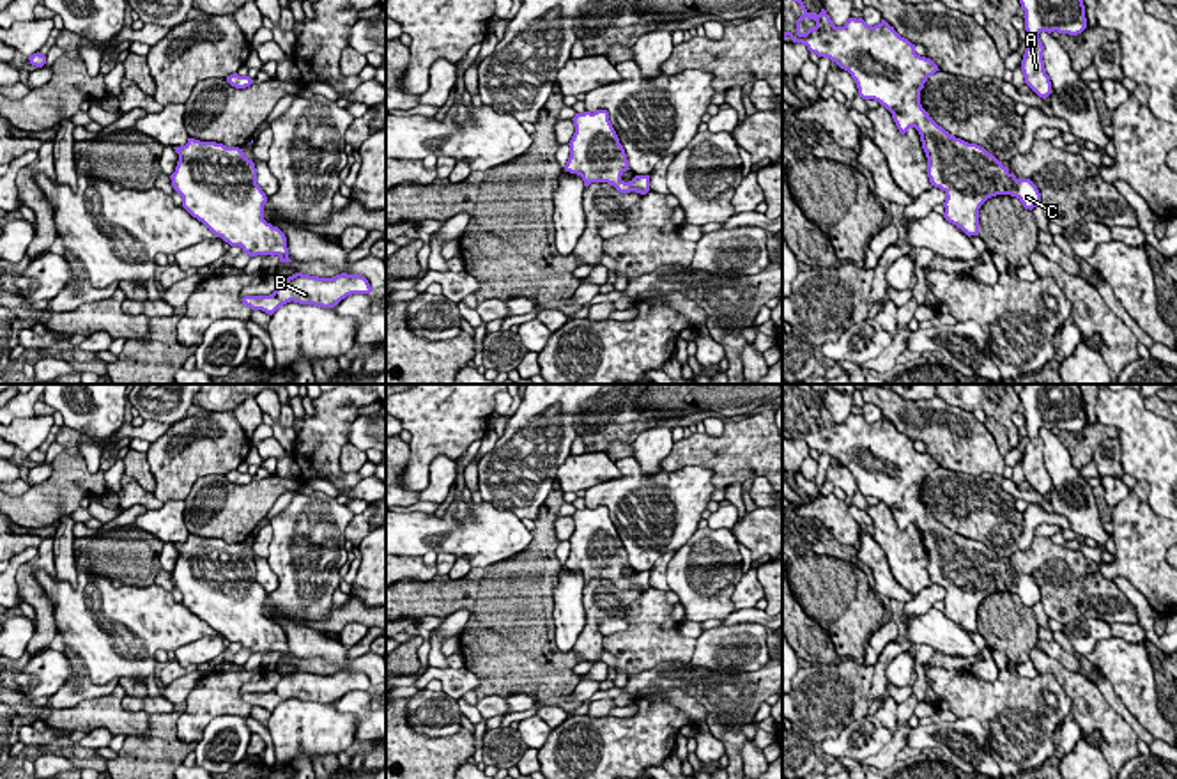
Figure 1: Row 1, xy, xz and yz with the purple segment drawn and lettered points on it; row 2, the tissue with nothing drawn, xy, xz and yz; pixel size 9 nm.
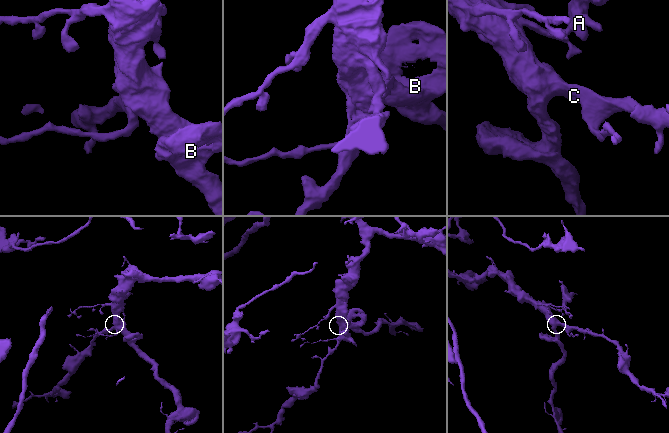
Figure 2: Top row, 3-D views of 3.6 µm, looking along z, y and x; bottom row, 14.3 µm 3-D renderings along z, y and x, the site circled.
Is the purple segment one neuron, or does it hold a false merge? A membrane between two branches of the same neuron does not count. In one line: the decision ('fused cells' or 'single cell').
single cell

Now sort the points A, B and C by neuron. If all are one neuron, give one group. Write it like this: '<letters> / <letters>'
A B C

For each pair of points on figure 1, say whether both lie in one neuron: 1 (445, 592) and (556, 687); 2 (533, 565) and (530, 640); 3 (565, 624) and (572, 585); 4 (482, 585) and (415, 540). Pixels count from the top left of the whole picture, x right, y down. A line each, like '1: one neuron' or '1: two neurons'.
1: one neuron
2: one neuron
3: one neuron
4: two neurons

